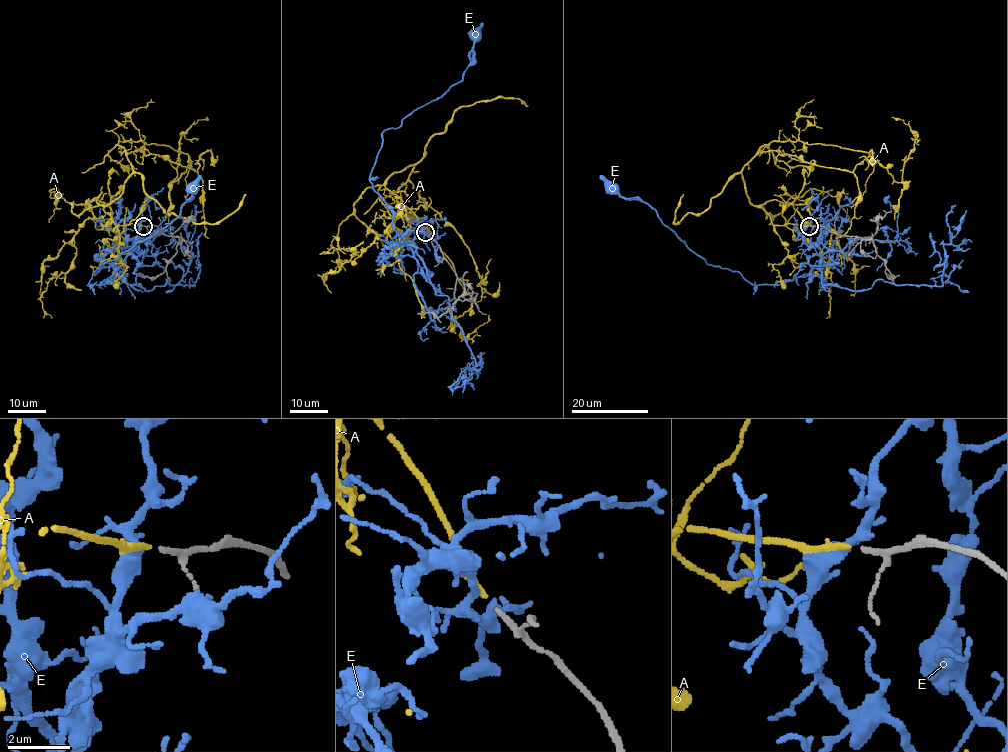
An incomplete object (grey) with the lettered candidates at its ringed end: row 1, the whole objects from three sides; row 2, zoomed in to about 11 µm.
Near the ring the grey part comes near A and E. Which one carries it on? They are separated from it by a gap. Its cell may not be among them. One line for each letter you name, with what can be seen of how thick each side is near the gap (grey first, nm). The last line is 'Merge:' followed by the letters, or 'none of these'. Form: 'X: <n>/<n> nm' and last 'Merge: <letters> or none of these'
A: 170/190 nm
Merge: A

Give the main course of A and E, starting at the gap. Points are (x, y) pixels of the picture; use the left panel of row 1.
A: (142, 225), (117, 225), (103, 210), (133, 171), (119, 141), (188, 155), (174, 182), (181, 135), (207, 117)
E: (141, 225), (125, 266), (106, 284), (88, 285), (100, 265), (115, 260), (179, 216), (191, 198), (192, 186)

